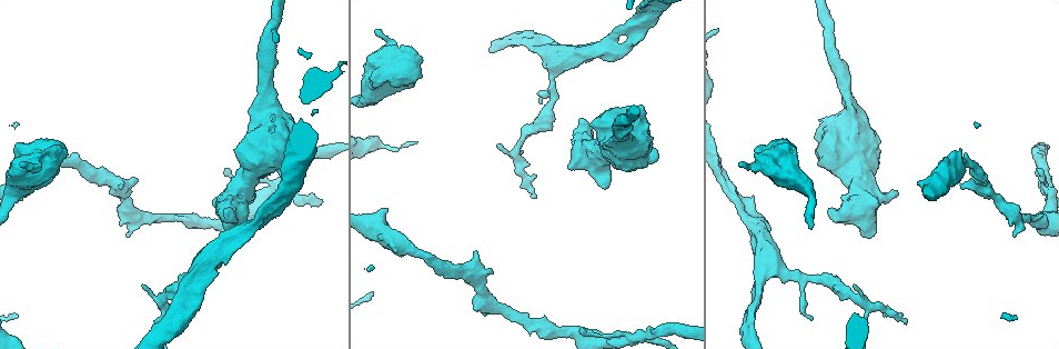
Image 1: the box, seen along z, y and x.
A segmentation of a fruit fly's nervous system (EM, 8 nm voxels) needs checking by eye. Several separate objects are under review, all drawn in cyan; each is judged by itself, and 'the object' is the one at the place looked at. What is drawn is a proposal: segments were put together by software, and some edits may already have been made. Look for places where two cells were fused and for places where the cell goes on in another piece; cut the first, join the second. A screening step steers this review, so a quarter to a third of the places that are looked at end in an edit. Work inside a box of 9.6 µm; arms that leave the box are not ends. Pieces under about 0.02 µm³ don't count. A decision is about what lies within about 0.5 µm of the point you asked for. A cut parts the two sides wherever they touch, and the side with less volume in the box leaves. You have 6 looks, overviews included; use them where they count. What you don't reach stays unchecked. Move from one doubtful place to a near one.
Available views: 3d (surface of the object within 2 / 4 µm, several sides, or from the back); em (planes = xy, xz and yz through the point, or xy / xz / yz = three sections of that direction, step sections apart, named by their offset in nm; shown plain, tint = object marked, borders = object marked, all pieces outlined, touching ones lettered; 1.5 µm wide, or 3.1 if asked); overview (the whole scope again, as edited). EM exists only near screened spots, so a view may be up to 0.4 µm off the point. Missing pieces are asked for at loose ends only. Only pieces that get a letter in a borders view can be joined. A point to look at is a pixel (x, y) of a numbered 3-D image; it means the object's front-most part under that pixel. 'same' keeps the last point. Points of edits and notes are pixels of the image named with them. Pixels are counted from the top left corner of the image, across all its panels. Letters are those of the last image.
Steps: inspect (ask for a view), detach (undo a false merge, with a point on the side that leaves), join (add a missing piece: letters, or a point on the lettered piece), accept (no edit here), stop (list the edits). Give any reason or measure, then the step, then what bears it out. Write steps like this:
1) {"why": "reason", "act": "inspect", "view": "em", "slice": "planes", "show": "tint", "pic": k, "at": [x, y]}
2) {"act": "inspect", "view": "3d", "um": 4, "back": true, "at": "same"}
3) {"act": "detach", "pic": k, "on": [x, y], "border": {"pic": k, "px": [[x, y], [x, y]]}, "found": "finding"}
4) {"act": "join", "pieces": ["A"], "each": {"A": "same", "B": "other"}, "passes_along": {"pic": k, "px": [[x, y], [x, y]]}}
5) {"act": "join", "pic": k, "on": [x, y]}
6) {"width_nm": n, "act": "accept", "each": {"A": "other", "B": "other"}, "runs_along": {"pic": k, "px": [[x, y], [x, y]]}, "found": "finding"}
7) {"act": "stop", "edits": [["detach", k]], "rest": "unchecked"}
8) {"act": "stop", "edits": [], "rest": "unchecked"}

{"why": "thick turns thin", "act": "inspect", "view": "em", "slice": "planes", "show": "borders", "pic": 1, "at": [603, 47]}

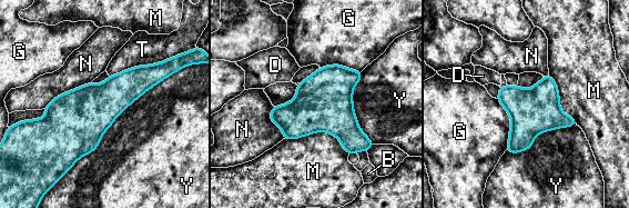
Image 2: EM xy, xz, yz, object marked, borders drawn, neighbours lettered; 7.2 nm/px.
{"act": "accept", "each": {"B": "other", "D": "other", "G": "other", "M": "other", "N": "other", "T": "other", "Y": "other"}, "border": {"pic": 2, "px": [[170, 75], [60, 177]]}, "found": "one cell here"}

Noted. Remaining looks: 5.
{"why": "calibre changes", "act": "inspect", "view": "3d", "um": 4, "pic": 1, "at": [866, 228]}

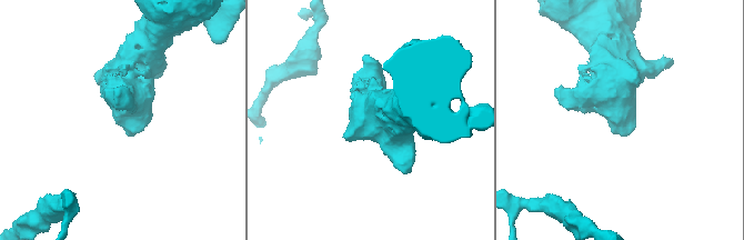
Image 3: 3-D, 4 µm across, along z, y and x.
{"why": "shape alone is not enough", "act": "inspect", "view": "em", "slice": "planes", "show": "borders", "pic": 3, "at": [616, 120]}

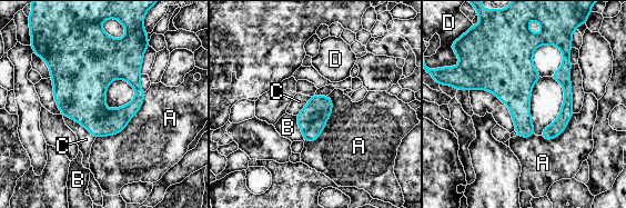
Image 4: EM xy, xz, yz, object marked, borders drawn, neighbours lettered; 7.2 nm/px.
{"act": "accept", "each": {"A": "other", "B": "other", "C": "other", "D": "other"}, "border": {"pic": 4, "px": [[63, 115], [81, 124], [96, 137]]}, "found": "continuous, no second cell"}

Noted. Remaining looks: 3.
{"why": "calibre changes", "act": "inspect", "view": "em", "slice": "yz", "step": 8, "show": "borders", "pic": 1, "at": [397, 242]}

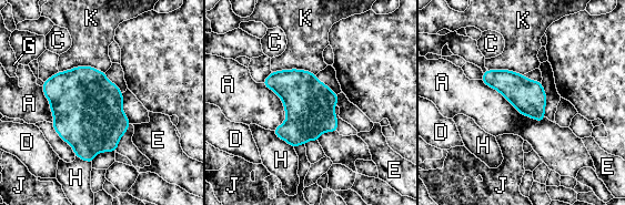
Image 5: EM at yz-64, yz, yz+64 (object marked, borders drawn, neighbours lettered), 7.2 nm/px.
{"act": "inspect", "view": "em", "slice": "planes", "show": "borders", "at": "same"}

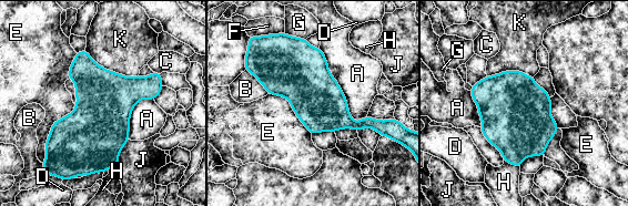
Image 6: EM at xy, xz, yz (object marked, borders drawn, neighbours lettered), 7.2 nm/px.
{"longest_contact_nm": ["A", 600], "act": "accept", "each": {"A": "other", "B": "other", "C": "other", "D": "other", "E": "other", "F": "other", "G": "other", "H": "other", "J": "other", "K": "other"}, "border": {"pic": 6, "px": [[318, 48], [355, 124]]}, "found": "one cell here"}

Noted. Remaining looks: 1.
{"act": "stop", "edits": [], "rest": "unchecked"}

